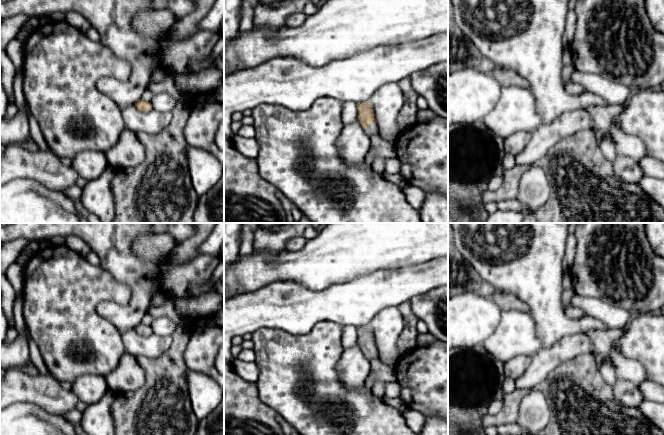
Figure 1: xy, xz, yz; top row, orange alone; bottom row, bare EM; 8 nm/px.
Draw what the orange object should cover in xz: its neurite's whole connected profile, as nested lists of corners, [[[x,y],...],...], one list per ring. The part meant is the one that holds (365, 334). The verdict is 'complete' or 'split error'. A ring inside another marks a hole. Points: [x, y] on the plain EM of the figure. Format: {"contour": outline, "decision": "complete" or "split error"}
{"contour": [[[370,326],[357,328],[358,342],[365,357],[371,361],[378,357],[376,343],[374,342],[374,333]]], "decision": "split error"}

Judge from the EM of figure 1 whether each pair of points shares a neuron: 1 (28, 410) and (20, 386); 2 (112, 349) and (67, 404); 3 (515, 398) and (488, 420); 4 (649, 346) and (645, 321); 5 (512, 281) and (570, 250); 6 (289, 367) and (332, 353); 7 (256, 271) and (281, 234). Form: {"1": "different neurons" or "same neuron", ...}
{"1": "different neurons", "2": "different neurons", "3": "same neuron", "4": "same neuron", "5": "different neurons", "6": "same neuron", "7": "different neurons"}

